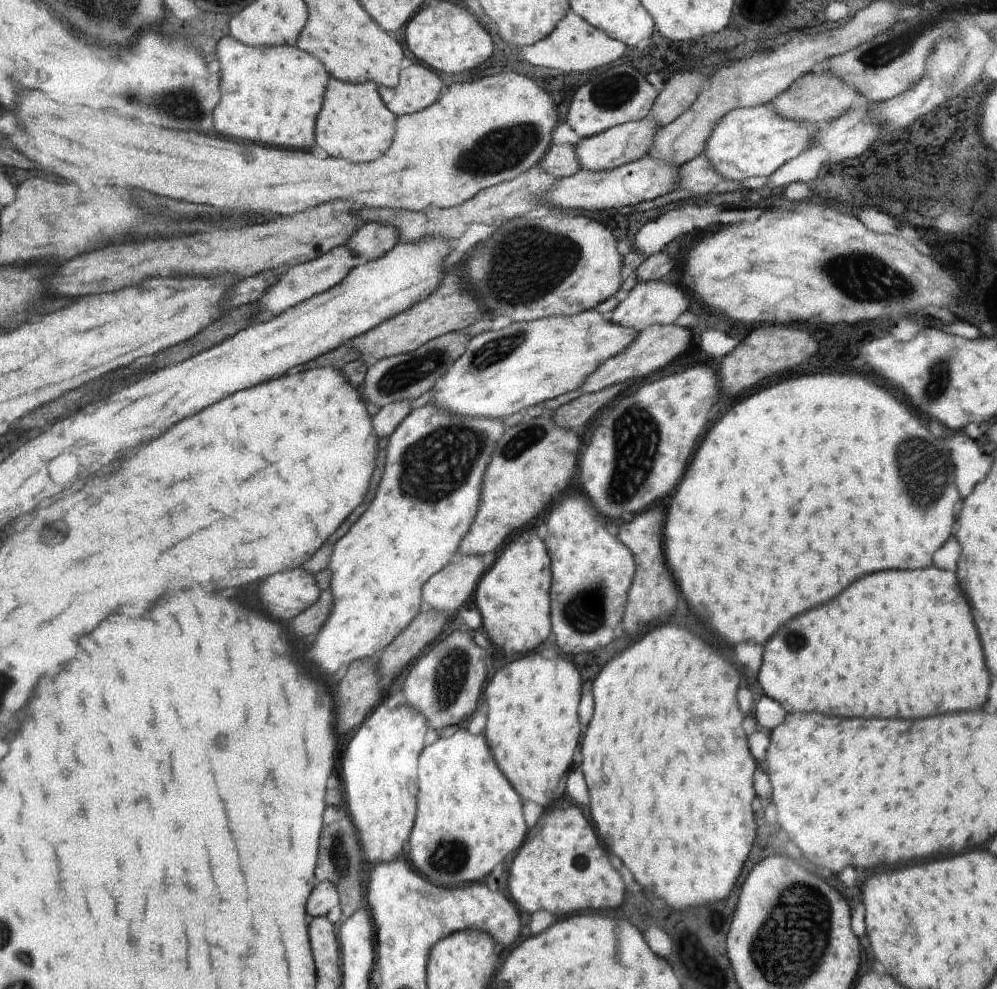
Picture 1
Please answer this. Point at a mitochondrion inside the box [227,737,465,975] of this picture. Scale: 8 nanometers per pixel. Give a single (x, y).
(340, 856)

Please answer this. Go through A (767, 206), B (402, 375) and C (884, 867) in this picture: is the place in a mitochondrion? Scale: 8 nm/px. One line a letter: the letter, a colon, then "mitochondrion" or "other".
A: other
B: mitochondrion
C: other

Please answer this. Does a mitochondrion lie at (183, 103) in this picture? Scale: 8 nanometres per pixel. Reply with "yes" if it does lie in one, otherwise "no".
yes

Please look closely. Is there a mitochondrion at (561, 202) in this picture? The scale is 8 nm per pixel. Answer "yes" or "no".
no

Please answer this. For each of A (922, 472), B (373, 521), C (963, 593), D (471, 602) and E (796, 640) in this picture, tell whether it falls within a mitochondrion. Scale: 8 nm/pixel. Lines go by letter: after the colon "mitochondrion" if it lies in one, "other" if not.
A: mitochondrion
B: other
C: other
D: other
E: mitochondrion

